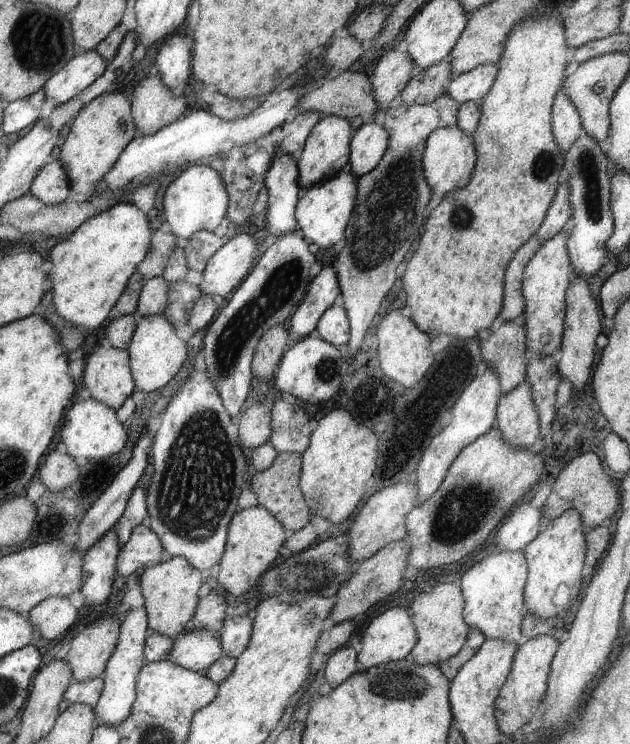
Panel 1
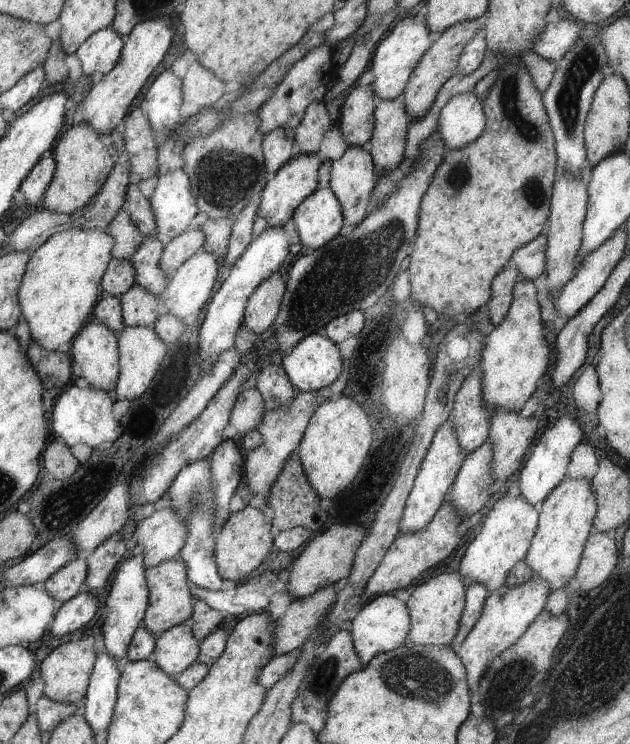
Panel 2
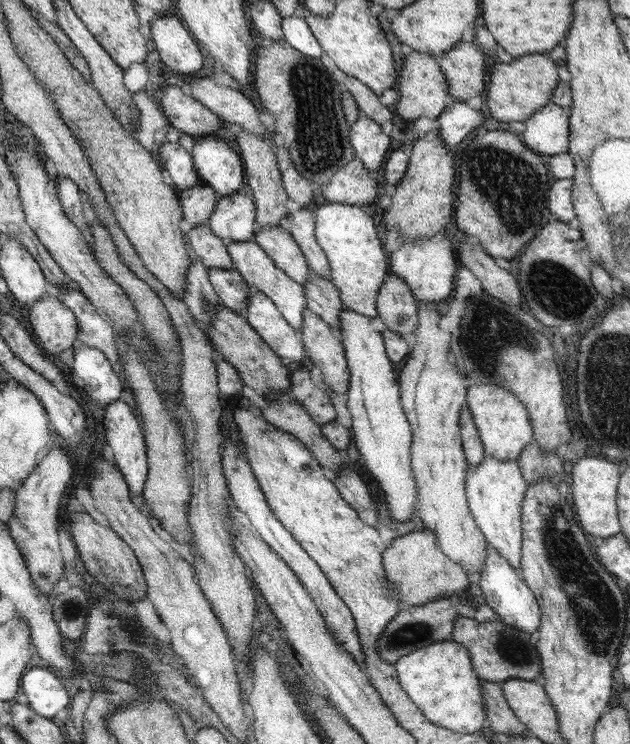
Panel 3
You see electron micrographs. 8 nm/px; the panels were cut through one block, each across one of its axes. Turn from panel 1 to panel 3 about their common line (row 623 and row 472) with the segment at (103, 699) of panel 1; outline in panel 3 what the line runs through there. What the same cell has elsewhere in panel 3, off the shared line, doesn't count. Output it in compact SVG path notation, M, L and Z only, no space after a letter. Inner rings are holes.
M120 399L104 406L102 424L104 424L107 443L114 452L119 470L128 481L128 485L132 487L132 494L141 495L147 482L147 473L150 472L150 464L147 462L146 432L143 430L141 417L136 415L132 405Z

